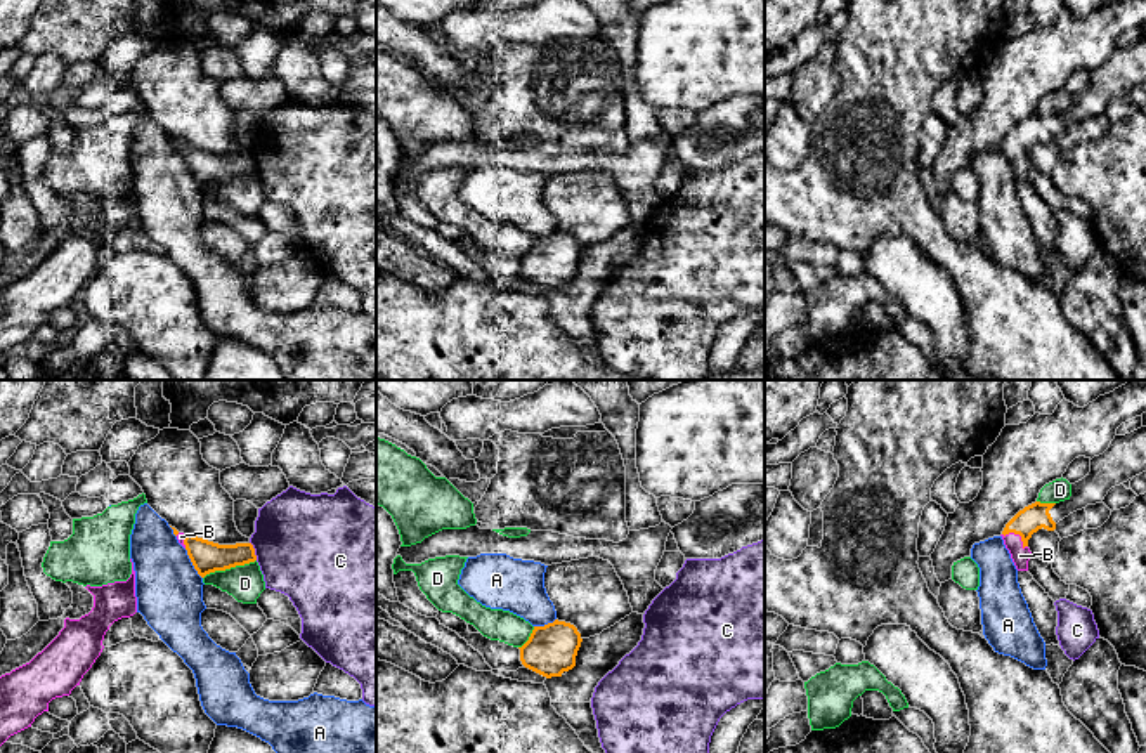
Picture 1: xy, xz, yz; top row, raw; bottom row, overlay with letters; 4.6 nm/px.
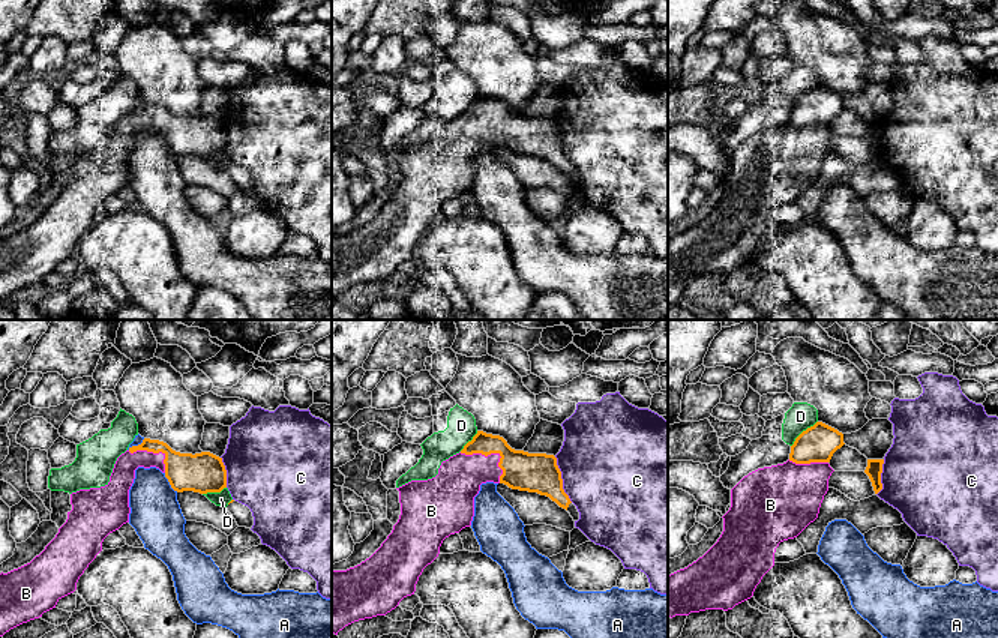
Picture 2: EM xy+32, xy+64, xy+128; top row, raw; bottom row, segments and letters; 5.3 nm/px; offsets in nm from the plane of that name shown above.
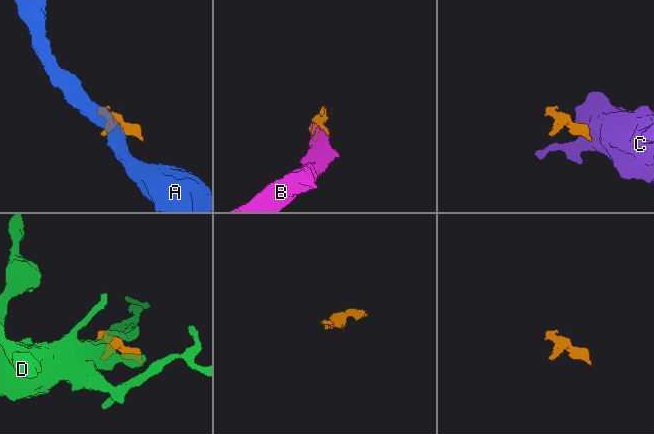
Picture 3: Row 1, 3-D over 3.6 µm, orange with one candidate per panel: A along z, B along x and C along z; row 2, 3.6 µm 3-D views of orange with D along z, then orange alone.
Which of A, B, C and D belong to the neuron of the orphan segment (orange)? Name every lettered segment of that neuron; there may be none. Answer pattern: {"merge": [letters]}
{"merge": ["B"]}

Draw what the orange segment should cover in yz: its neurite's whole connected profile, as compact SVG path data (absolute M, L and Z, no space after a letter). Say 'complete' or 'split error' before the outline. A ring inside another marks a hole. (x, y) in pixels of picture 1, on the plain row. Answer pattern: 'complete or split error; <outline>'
split error; M1146 38L1115 47L1110 59L1091 71L1091 83L1071 95L1071 108L1059 115L1035 113L1019 121L1004 139L1002 151L1018 182L1028 182L1028 151L1039 141L1054 142L1070 125L1096 116L1108 102L1146 83Z

